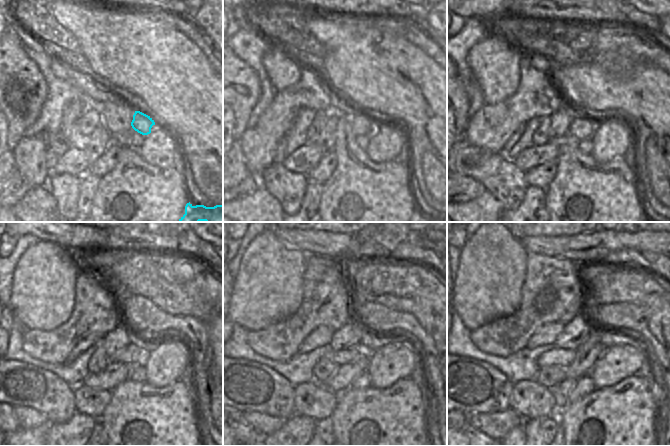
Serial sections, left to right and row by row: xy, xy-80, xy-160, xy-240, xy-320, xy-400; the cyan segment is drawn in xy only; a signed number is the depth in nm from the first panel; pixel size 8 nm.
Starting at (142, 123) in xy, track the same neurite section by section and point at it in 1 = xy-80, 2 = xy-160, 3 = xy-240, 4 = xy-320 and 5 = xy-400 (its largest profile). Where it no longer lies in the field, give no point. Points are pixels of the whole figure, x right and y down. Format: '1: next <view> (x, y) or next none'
1: next xy-80 (360, 123)
2: next xy-160 (581, 126)
3: next xy-240 (129, 355)
4: next xy-320 (341, 357)
5: next xy-400 (562, 357)

